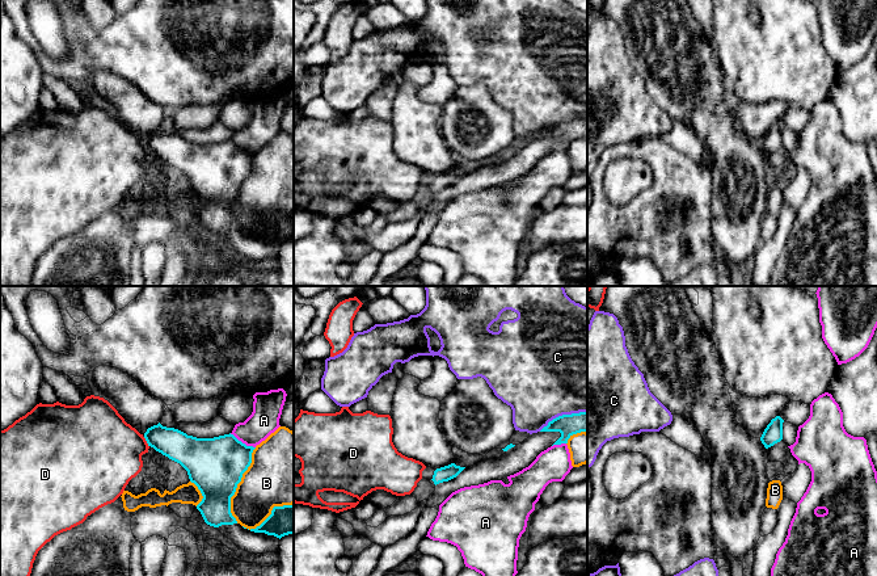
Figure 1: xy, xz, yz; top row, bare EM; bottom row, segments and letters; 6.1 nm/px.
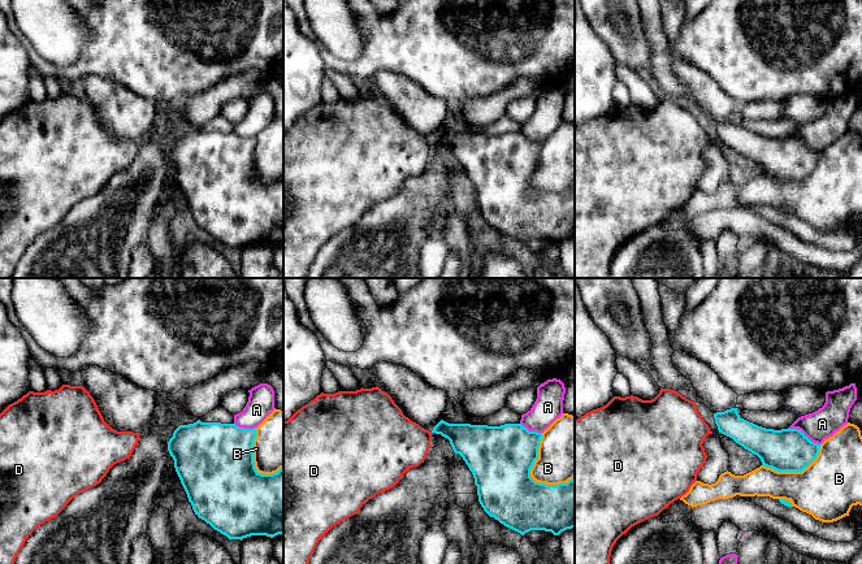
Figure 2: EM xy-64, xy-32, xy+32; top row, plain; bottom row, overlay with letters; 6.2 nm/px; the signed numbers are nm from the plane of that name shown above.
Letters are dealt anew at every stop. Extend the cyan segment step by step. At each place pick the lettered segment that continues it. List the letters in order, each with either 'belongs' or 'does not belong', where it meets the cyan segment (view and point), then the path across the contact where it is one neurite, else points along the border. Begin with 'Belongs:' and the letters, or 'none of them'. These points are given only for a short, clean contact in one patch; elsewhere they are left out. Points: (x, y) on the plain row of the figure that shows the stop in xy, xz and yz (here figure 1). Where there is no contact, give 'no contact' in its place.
Belongs: none of them
A: does not belong | xy (241, 148)
B: does not belong | xy (236, 192)
C: does not belong | xz (563, 121)
D: does not belong | xy (147, 148) | along xy (143, 143), (148, 152)

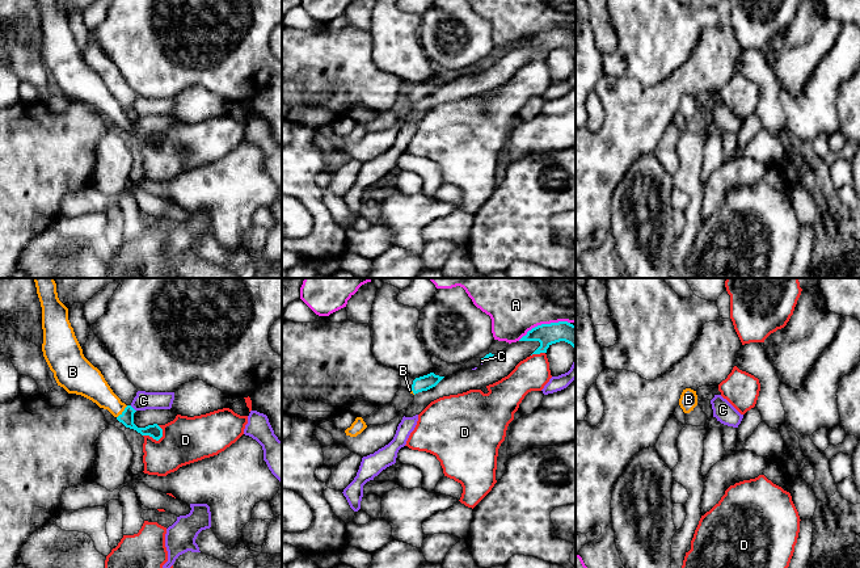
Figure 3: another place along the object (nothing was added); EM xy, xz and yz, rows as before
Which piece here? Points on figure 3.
Belongs: B
A: does not belong | xz (543, 30)
B: belongs | xy (122, 118) | across xy (154, 137), (136, 135), (122, 118), (92, 91)
C: does not belong | xy (133, 114)
D: does not belong | xy (155, 144)

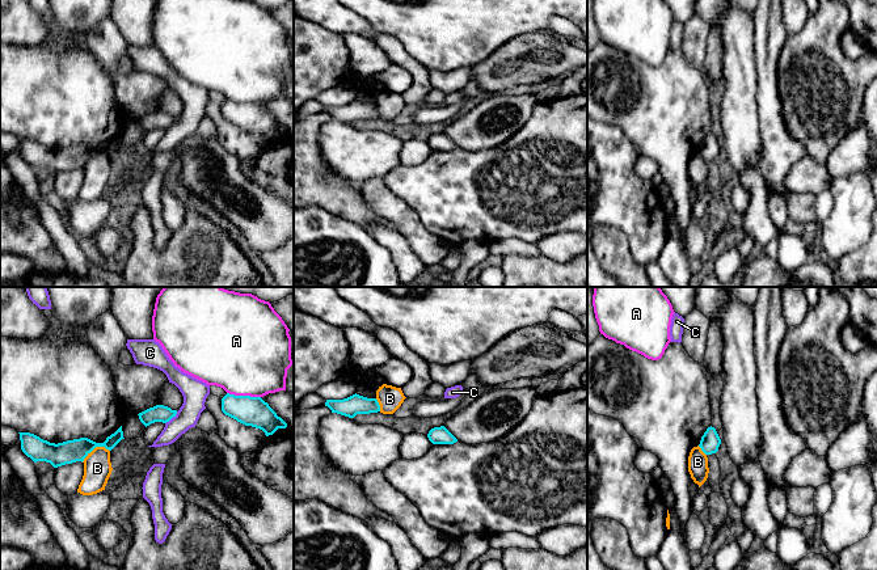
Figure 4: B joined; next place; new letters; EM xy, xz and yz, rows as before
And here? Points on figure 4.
Belongs: none of them
A: does not belong | xy (244, 102)
B: does not belong | xy (95, 153) | along xy (109, 156), (96, 153), (81, 168)
C: does not belong | xy (171, 125)

